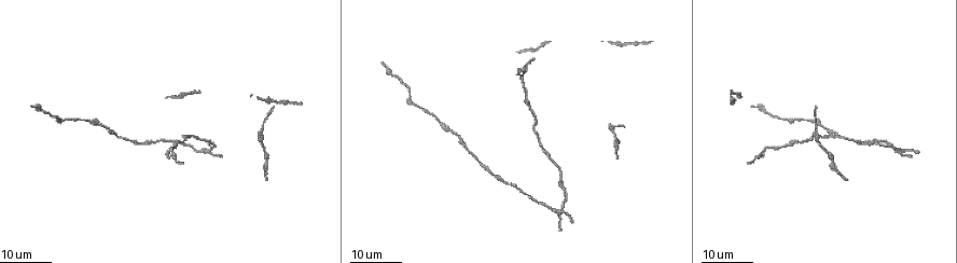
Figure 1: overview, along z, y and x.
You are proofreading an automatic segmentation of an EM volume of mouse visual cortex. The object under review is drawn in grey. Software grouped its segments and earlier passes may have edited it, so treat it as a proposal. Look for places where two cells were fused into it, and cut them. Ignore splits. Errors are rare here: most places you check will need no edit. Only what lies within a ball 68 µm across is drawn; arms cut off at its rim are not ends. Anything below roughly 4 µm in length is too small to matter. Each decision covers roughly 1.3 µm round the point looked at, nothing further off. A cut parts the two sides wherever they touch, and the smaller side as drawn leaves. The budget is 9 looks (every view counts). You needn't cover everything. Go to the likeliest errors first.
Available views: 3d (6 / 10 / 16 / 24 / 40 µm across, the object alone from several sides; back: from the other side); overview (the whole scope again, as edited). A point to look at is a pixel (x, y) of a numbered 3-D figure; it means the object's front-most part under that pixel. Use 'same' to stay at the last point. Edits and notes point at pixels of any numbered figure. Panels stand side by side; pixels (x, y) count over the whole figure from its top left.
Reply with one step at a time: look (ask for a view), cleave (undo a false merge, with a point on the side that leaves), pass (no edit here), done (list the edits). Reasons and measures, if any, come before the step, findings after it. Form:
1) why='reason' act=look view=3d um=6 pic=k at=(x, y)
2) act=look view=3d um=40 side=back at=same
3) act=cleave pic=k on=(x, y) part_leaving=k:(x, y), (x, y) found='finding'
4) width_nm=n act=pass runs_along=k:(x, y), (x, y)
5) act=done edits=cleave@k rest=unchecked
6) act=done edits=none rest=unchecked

why='calibre changes' act=look view=3d um=16 pic=1 at=(262, 129)

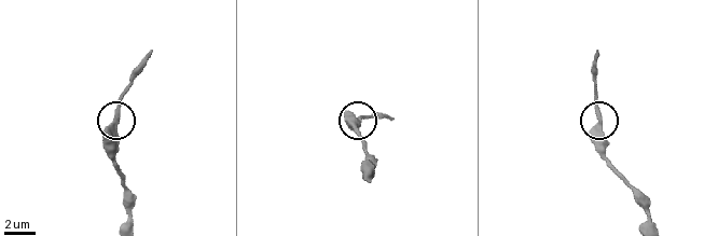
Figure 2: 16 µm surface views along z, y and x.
act=look view=3d um=10 pic=2 at=(601, 120)

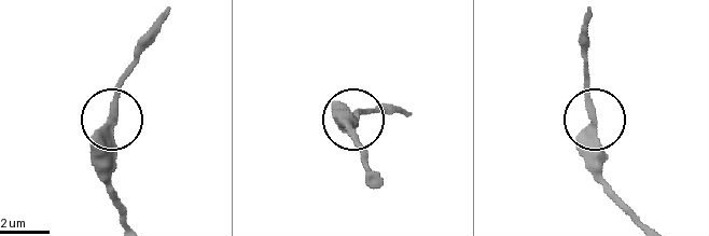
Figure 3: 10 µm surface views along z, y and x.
act=pass found='all the same cell'

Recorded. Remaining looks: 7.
why='three arms meet' act=look view=3d um=16 pic=1 at=(768, 149)

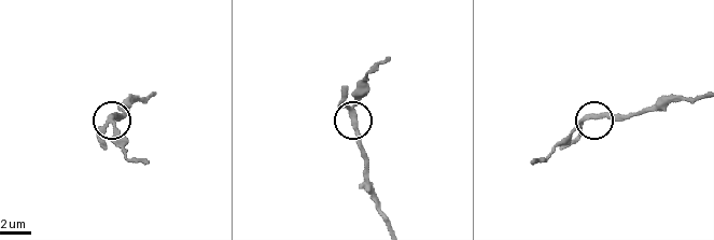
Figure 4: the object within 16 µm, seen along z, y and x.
act=look view=3d um=10 pic=4 at=(584, 116)

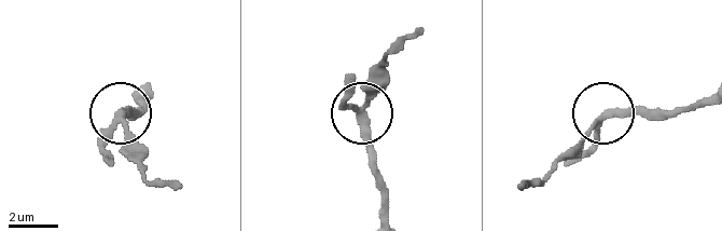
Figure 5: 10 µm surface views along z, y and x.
act=look view=3d um=6 pic=5 at=(363, 115)

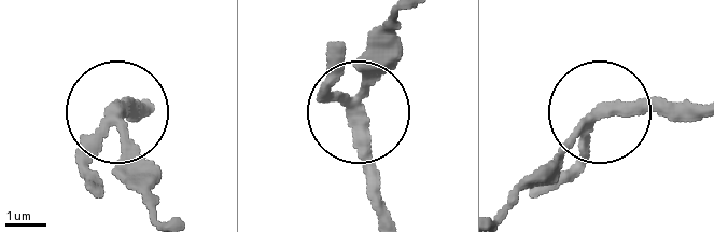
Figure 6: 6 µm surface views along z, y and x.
arms=3 act=pass runs_along=6:(387, 210), (359, 97), (382, 55), (387, 17) found='all the same cell'

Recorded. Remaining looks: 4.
act=look view=3d um=16 pic=1 at=(264, 158)

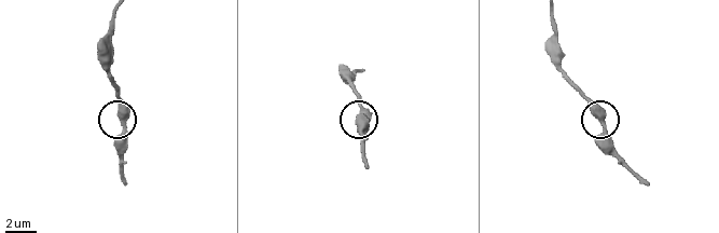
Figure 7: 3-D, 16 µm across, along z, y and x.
why='zoom in' act=look view=3d um=6 pic=7 at=(124, 118)

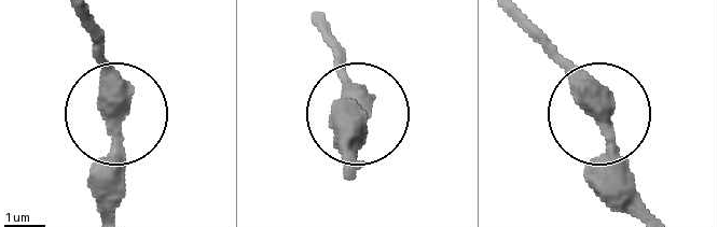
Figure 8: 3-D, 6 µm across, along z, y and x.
side_arm_um=5 act=pass found='one cell here'

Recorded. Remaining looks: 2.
why='thick turns thin' act=look view=3d um=24 pic=1 at=(731, 90)

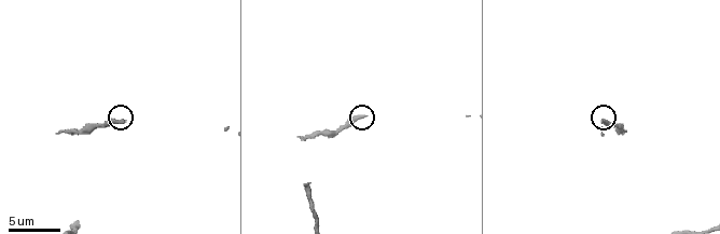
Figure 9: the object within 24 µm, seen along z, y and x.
act=look view=3d um=10 pic=9 at=(114, 122)

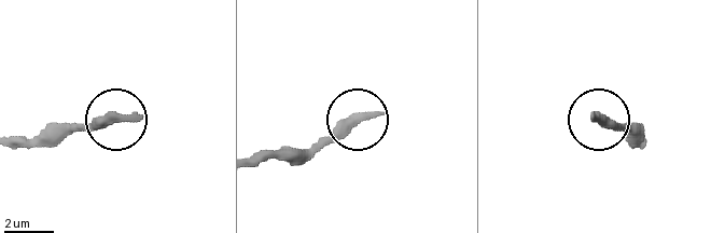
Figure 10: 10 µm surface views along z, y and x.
act=pass found='continuous, no second cell'

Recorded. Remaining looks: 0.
act=done edits=none rest=unchecked

